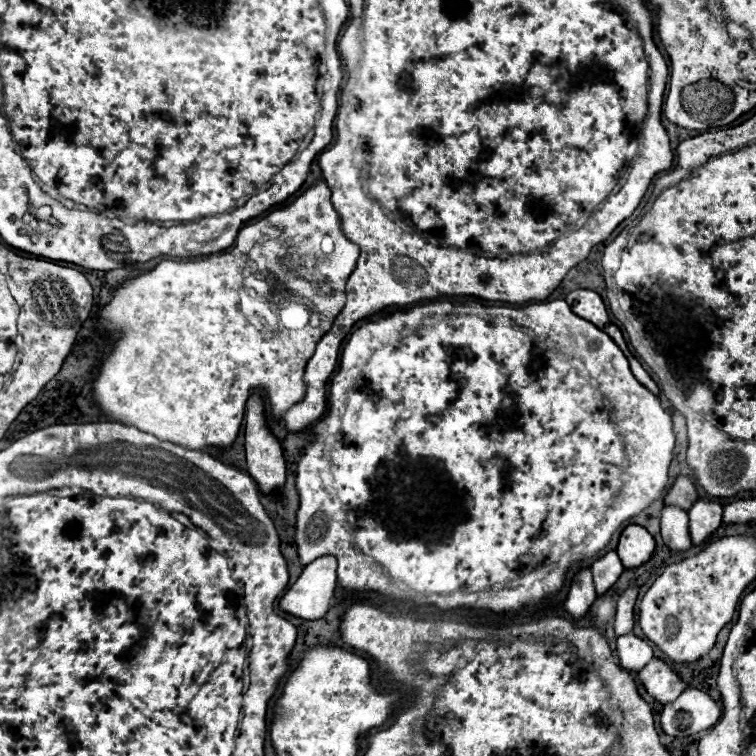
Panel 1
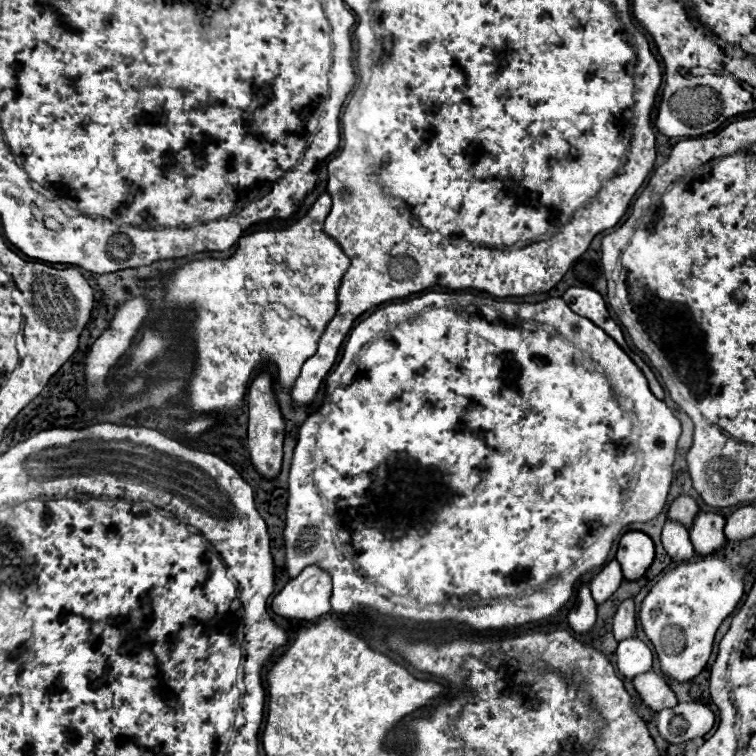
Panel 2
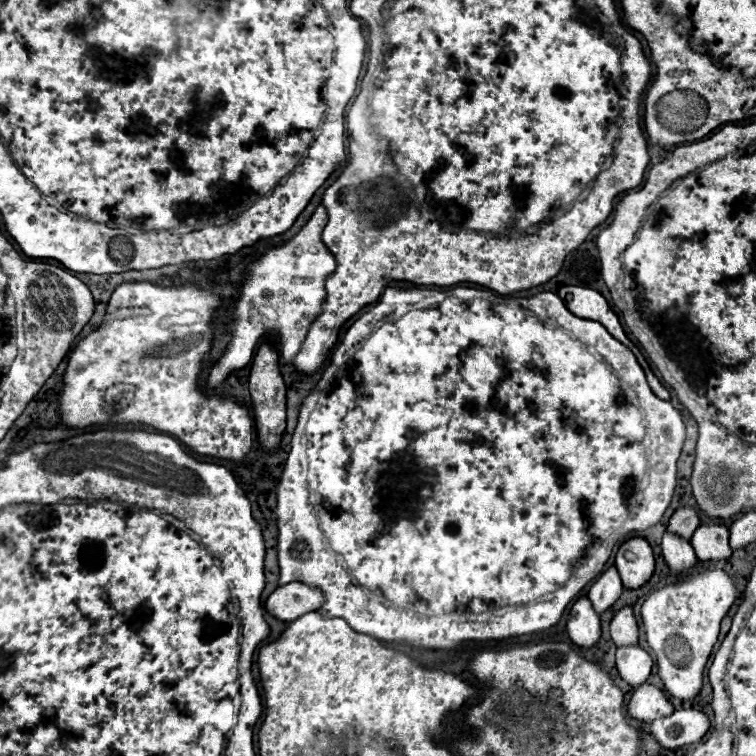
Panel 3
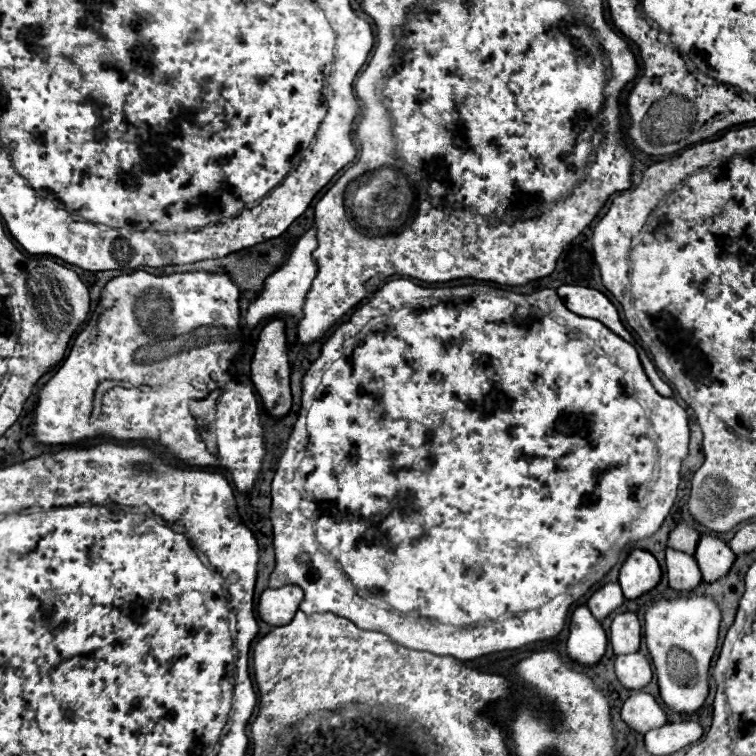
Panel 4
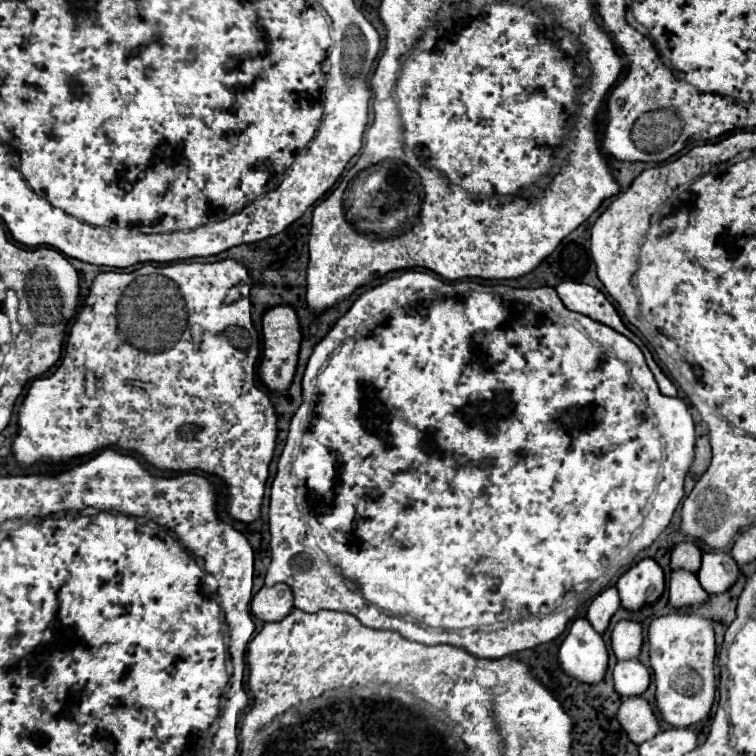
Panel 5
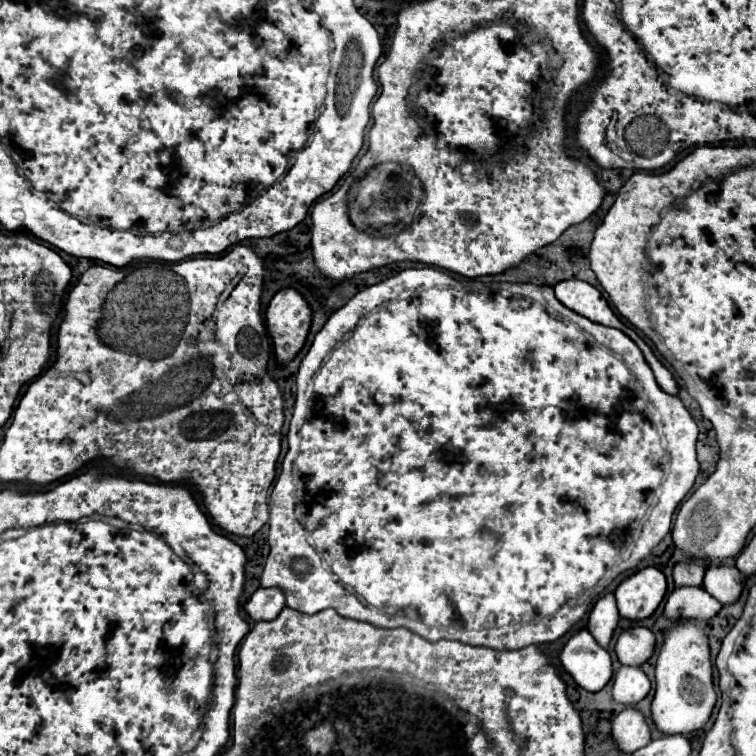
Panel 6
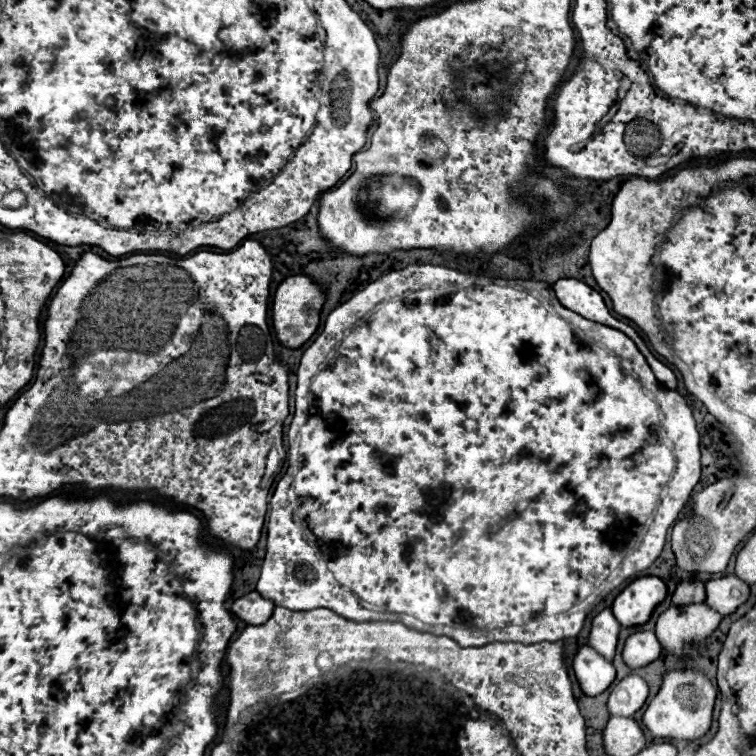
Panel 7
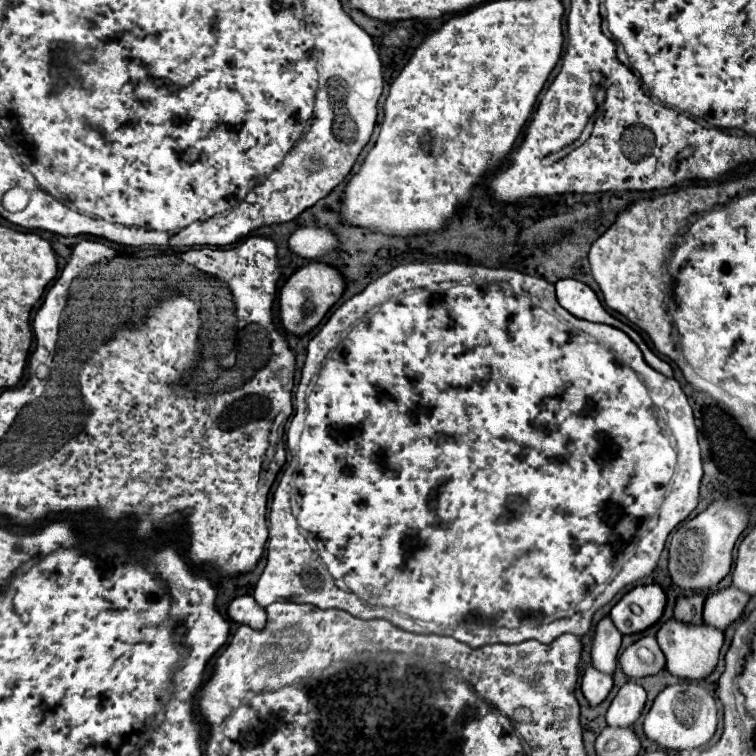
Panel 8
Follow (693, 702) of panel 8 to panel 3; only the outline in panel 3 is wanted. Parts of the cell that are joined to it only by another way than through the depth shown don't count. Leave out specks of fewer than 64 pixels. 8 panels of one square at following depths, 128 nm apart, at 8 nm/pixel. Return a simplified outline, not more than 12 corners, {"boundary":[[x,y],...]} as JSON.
{"boundary":[[702,566],[640,616],[670,696],[692,700],[738,598]]}

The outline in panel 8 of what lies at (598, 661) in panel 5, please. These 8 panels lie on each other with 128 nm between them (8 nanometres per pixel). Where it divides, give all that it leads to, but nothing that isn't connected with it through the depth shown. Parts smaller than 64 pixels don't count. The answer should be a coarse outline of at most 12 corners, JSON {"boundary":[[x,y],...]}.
{"boundary":[[586,666],[582,692],[596,706],[612,690],[612,676]]}

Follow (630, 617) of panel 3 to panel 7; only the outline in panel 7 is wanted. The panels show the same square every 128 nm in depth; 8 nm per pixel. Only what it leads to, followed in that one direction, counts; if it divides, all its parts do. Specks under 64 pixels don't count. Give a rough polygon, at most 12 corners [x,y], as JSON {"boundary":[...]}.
{"boundary":[[636,632],[624,644],[624,662],[642,668],[662,646],[654,632]]}

